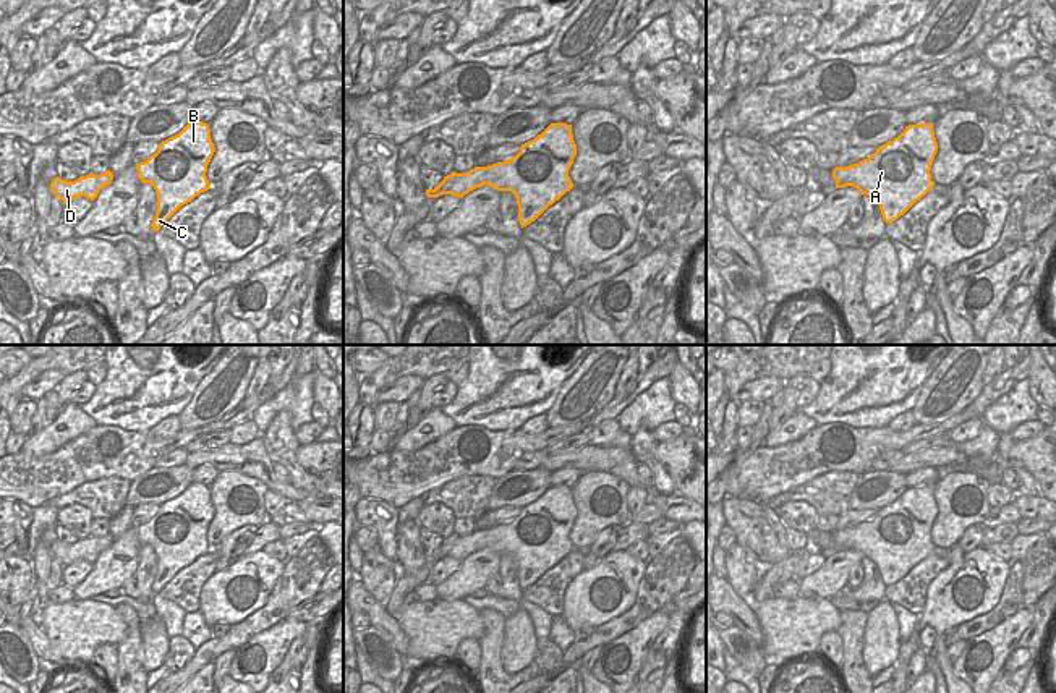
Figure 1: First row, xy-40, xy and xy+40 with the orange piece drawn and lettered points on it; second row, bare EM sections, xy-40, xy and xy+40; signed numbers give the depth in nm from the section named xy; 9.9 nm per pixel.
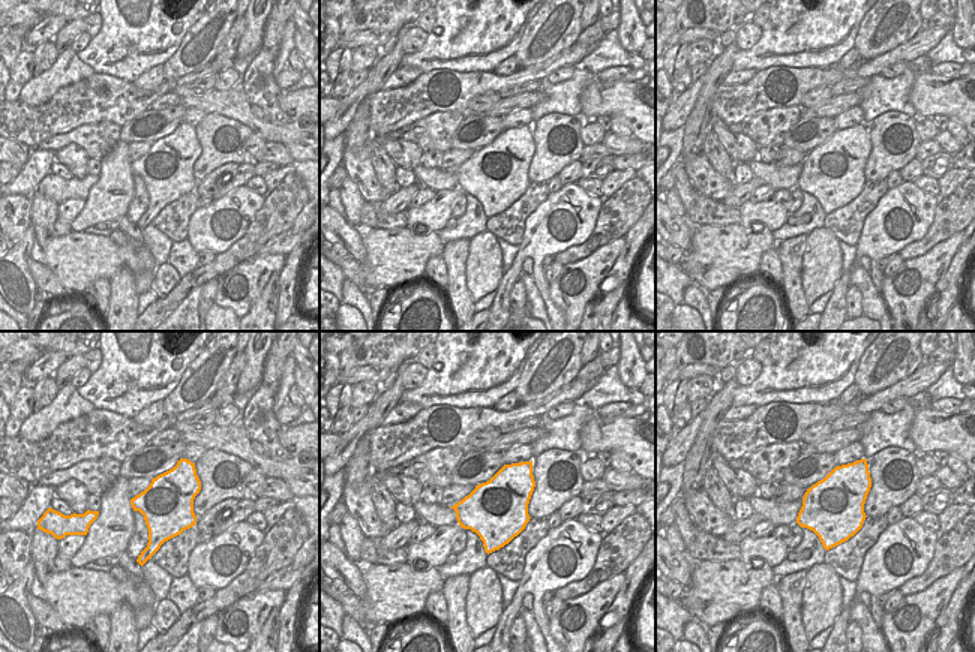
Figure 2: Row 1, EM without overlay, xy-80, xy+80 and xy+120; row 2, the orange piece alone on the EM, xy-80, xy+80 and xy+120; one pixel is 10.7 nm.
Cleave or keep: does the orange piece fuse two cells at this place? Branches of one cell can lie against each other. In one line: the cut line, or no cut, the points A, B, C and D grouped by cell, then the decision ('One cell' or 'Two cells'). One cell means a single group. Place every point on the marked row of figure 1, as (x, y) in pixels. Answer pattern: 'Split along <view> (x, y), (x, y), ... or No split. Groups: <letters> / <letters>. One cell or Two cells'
No split. Groups: A B C D. One cell.

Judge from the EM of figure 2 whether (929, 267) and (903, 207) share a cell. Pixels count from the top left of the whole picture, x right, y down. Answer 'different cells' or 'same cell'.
different cells

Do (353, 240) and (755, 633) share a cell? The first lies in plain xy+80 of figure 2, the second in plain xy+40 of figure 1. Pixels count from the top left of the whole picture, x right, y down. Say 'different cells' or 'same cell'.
same cell

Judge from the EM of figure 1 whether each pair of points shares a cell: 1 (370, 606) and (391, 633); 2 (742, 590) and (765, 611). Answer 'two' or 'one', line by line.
1: one
2: two

